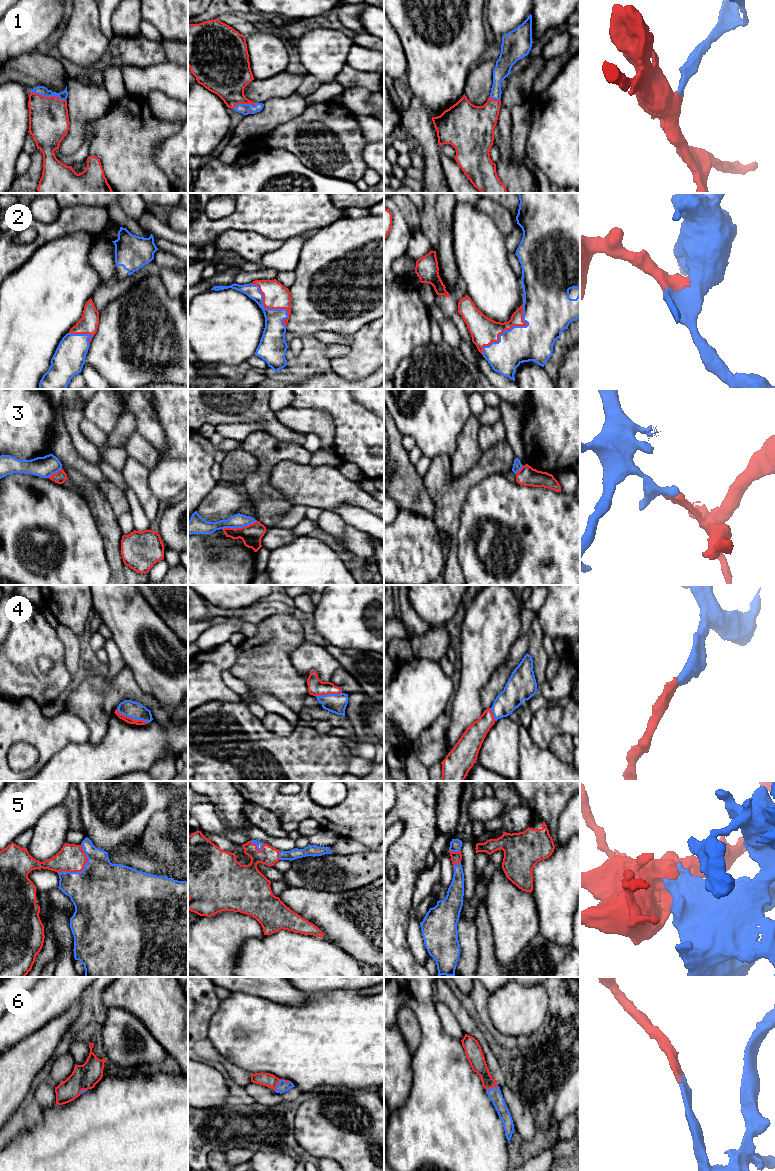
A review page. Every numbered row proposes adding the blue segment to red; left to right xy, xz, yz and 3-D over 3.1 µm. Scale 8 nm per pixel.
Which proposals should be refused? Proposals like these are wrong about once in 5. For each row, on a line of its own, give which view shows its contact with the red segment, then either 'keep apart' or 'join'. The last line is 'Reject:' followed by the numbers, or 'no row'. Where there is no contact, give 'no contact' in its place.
1: meets red in xy; join
2: meets red in yz; join
3: meets red in xz; keep apart
4: meets red in xy; join
5: meets red in xy; join
6: meets red in xz; join
Reject: 3

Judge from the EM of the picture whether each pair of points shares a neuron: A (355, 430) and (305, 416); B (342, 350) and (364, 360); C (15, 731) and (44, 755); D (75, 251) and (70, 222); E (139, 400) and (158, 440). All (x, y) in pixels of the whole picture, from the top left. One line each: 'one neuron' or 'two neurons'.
A: two neurons
B: two neurons
C: one neuron
D: two neurons
E: one neuron

